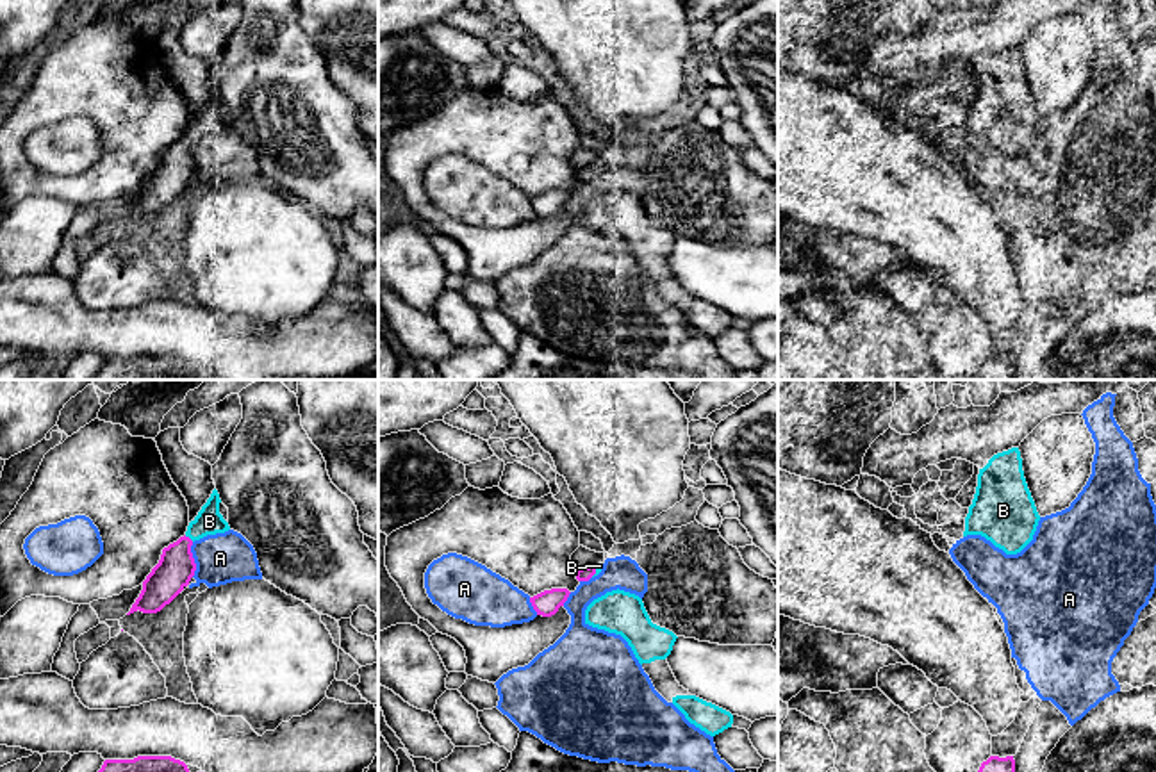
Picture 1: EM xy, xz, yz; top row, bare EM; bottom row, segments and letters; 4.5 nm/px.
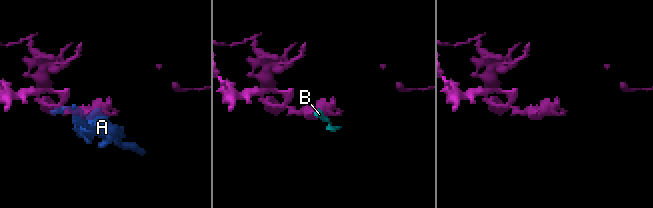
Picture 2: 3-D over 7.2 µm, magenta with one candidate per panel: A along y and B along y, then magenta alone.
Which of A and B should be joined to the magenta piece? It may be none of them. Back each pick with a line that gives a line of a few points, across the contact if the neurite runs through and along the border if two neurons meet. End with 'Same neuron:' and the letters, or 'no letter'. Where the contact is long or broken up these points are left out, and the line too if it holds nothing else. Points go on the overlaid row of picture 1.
Same neuron: B

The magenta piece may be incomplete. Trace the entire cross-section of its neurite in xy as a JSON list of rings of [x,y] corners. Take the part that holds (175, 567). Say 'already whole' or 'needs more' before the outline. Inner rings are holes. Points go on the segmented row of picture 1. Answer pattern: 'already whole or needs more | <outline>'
needs more | [[[214,489],[198,515],[189,522],[186,535],[162,549],[159,563],[143,581],[143,590],[127,615],[137,610],[157,613],[189,585],[196,571],[191,553],[193,542],[230,530],[219,513],[219,503],[219,494]]]

